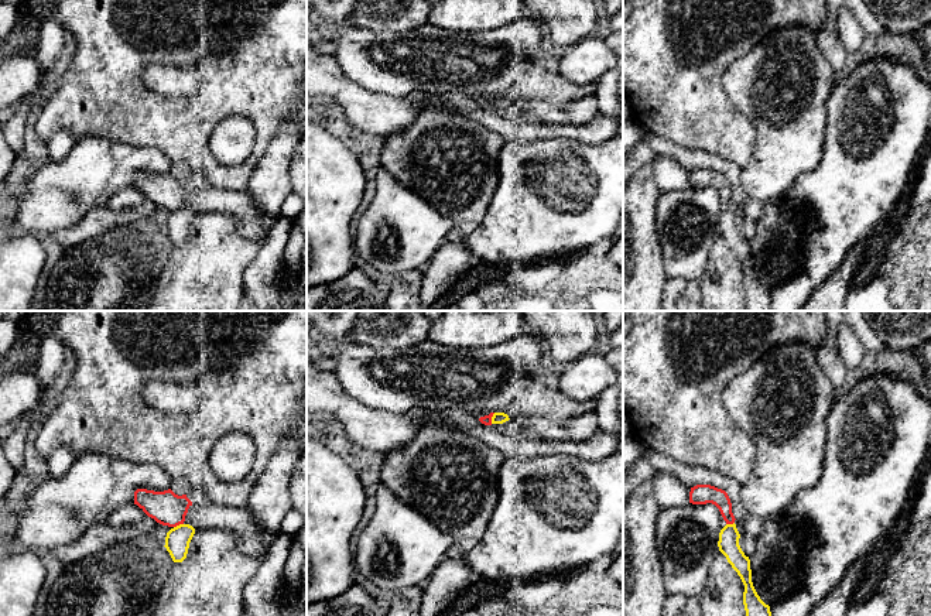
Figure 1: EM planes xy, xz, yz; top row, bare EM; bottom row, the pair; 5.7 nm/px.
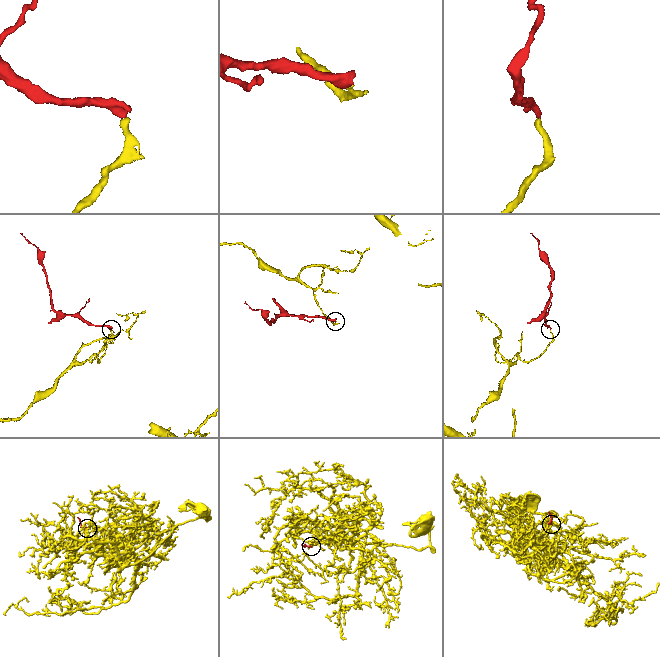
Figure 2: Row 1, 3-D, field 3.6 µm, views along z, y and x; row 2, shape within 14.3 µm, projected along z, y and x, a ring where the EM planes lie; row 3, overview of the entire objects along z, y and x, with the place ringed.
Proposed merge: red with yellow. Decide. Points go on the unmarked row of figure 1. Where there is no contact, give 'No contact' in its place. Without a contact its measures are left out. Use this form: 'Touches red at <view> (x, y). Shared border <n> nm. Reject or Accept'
Touches red at xy (178, 208). Shared border 60 nm. Reject

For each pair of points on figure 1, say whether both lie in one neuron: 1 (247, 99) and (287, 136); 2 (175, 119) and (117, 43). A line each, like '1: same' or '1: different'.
1: different
2: same

